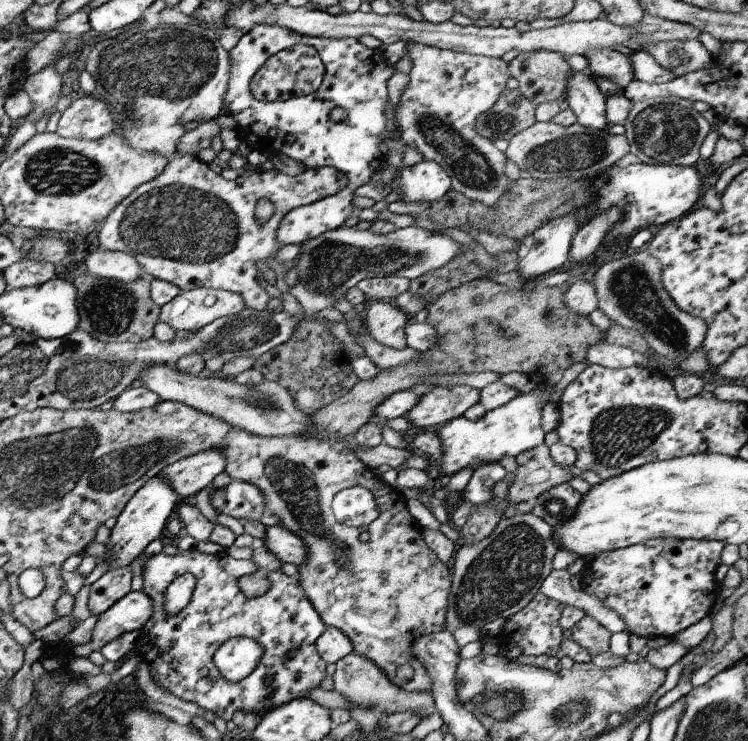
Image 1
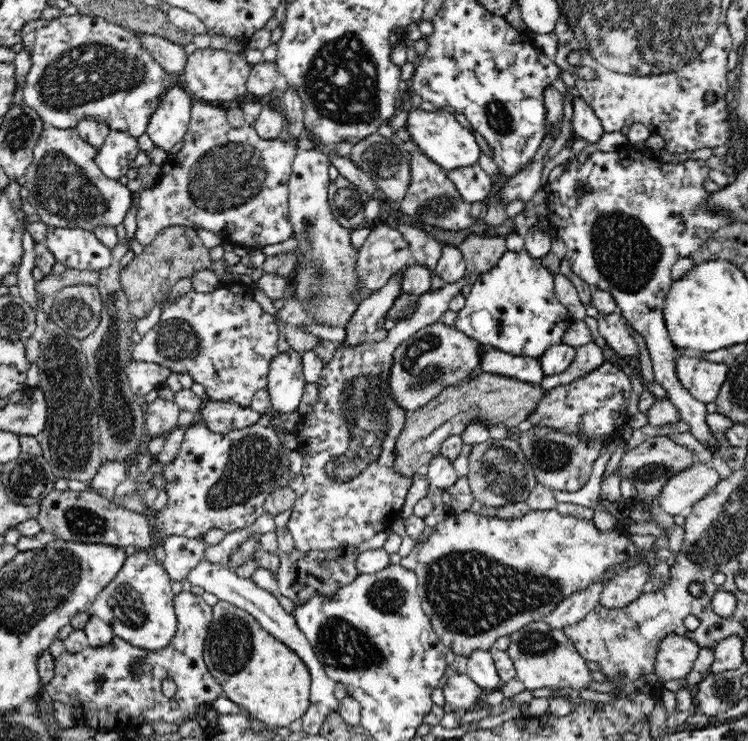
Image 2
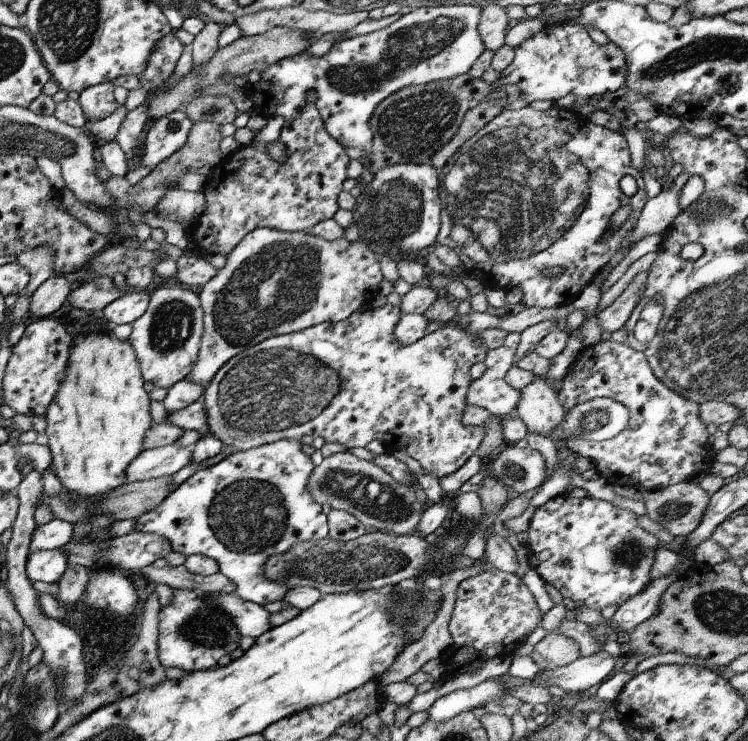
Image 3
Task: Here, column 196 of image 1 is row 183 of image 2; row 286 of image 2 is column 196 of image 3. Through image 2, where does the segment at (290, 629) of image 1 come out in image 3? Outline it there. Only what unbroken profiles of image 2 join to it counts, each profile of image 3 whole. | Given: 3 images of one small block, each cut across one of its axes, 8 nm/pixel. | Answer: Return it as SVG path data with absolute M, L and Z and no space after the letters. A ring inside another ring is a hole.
M173 589L169 605L158 612L157 630L160 665L163 668L179 668L186 673L213 668L221 656L238 647L237 641L241 637L228 615L223 616L220 609L211 607L206 596L183 589Z

